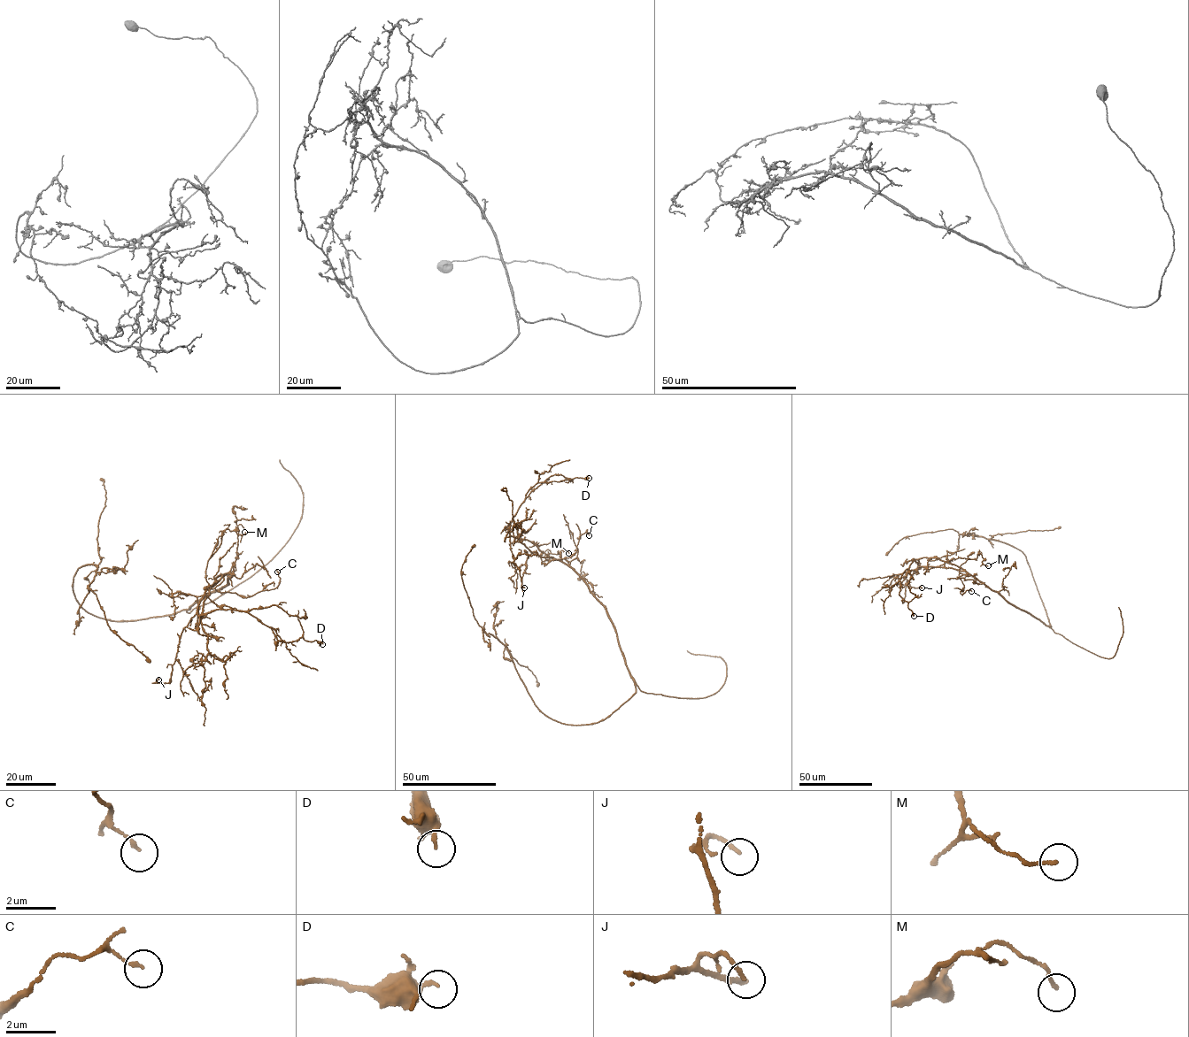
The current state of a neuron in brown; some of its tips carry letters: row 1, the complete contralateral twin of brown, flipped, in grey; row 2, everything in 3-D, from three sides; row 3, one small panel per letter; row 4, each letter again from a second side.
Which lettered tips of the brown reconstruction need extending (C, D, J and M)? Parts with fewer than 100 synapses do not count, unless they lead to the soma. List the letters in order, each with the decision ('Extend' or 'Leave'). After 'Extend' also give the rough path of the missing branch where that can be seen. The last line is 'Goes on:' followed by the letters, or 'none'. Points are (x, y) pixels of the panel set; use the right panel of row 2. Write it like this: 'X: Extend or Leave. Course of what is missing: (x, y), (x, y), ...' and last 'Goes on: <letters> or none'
C: Leave
D: Leave
J: Leave
M: Leave
Goes on: none

